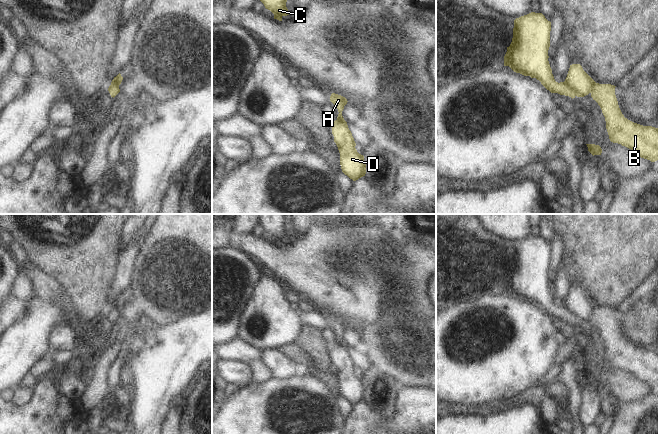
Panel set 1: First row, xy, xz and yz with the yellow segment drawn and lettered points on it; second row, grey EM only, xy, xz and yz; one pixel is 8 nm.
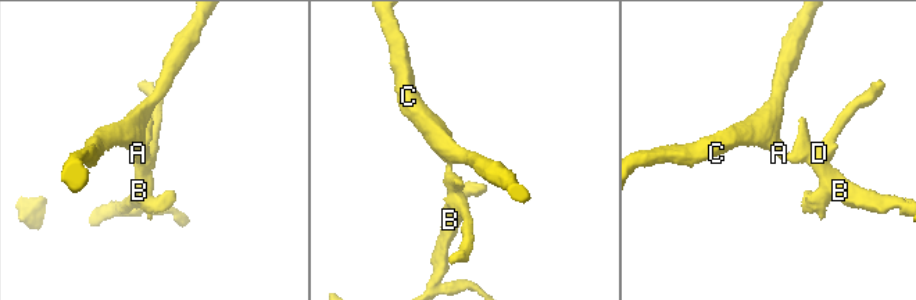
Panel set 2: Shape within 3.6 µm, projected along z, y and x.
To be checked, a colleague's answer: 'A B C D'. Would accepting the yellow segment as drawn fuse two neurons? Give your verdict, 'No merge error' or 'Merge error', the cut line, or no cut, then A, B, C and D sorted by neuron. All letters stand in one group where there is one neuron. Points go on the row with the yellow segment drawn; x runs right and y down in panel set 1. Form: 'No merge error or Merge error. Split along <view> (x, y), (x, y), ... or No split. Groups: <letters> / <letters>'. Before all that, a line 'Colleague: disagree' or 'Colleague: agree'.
Colleague: disagree
Merge error. Split along yz (564, 81), (576, 95). Groups: A C / B D

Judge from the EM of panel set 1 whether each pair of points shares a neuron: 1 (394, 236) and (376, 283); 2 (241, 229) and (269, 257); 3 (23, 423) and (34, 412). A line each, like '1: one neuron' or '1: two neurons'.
1: two neurons
2: two neurons
3: one neuron

